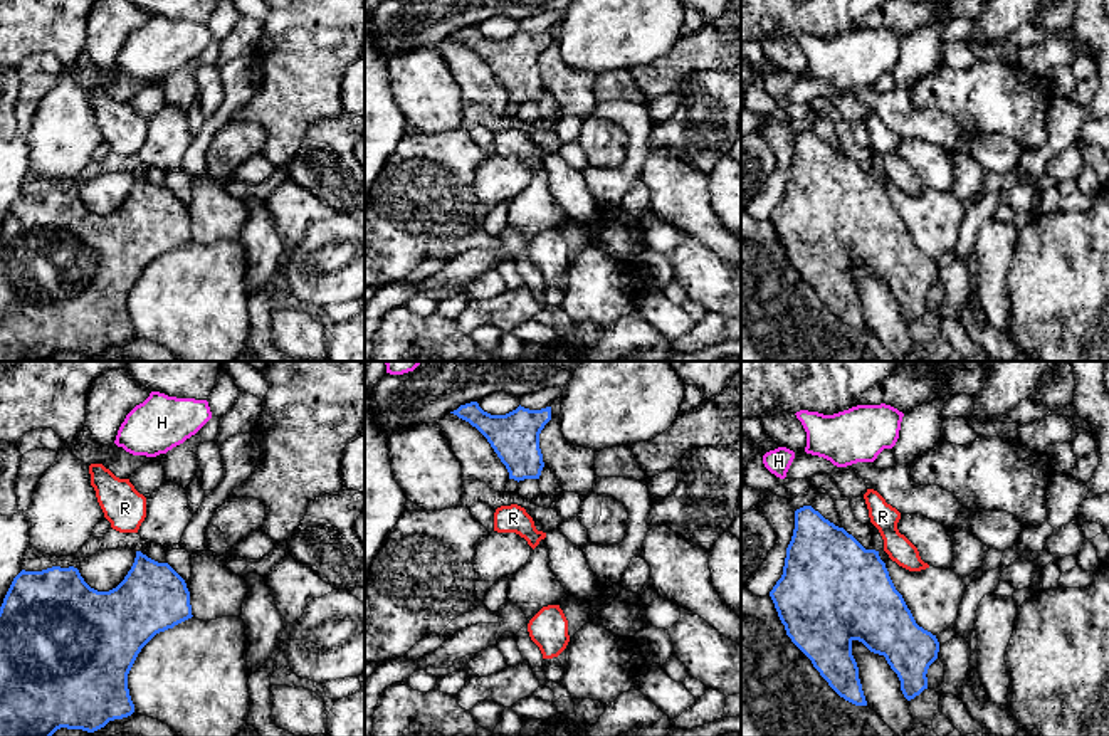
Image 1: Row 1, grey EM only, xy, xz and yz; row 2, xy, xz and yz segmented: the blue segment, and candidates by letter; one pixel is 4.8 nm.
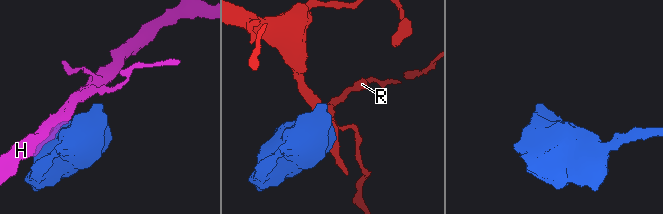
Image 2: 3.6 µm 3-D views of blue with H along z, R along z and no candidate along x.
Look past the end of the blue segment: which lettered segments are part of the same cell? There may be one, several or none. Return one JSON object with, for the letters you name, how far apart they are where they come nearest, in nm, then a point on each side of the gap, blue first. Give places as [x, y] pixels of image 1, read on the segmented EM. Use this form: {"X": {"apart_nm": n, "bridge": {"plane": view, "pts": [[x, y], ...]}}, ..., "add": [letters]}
{"add": []}

